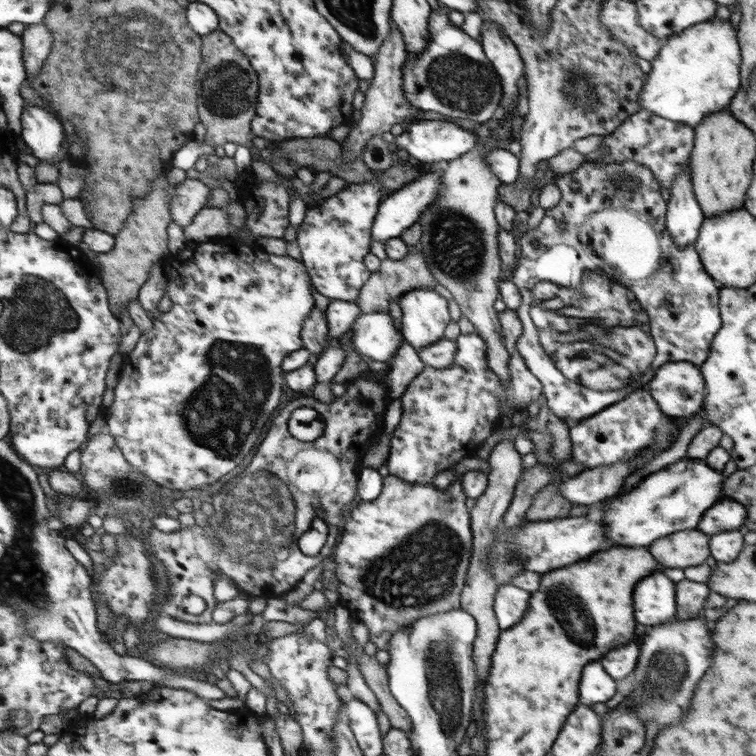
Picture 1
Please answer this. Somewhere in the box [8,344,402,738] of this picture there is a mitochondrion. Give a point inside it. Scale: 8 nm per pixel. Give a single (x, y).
(253, 538)

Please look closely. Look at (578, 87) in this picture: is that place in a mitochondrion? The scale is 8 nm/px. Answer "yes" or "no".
yes

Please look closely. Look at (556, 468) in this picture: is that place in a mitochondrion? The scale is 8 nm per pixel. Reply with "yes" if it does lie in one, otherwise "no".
no

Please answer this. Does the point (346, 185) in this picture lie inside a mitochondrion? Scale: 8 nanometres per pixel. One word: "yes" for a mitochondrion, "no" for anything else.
no

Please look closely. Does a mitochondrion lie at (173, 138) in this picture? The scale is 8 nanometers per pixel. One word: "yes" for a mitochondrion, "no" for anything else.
no

